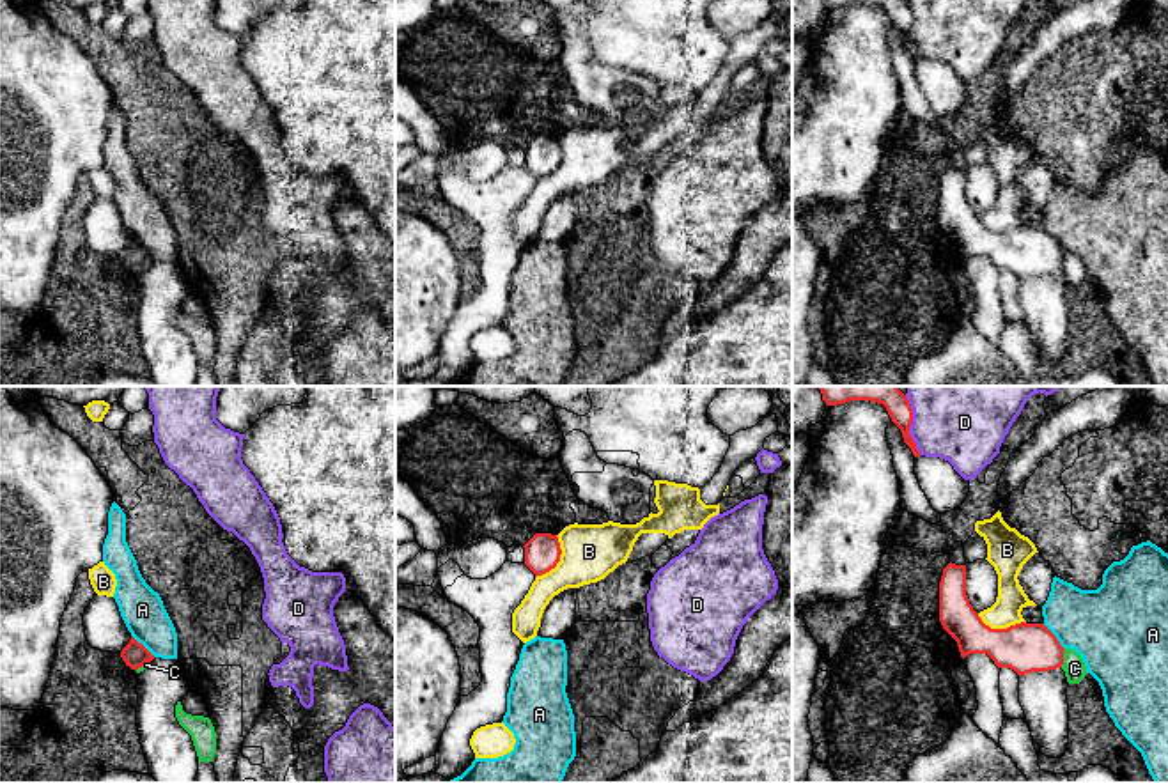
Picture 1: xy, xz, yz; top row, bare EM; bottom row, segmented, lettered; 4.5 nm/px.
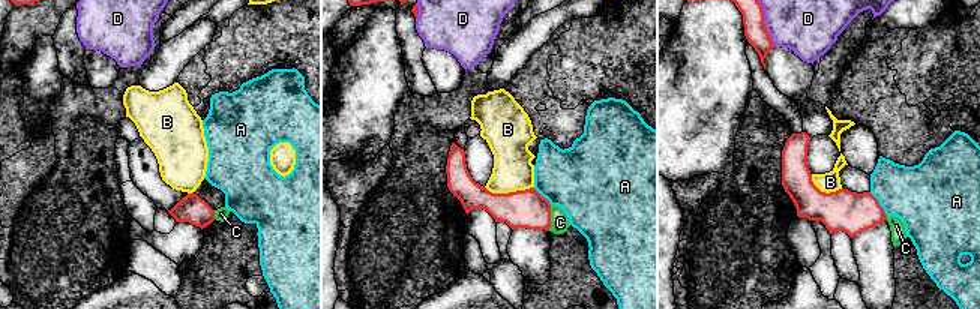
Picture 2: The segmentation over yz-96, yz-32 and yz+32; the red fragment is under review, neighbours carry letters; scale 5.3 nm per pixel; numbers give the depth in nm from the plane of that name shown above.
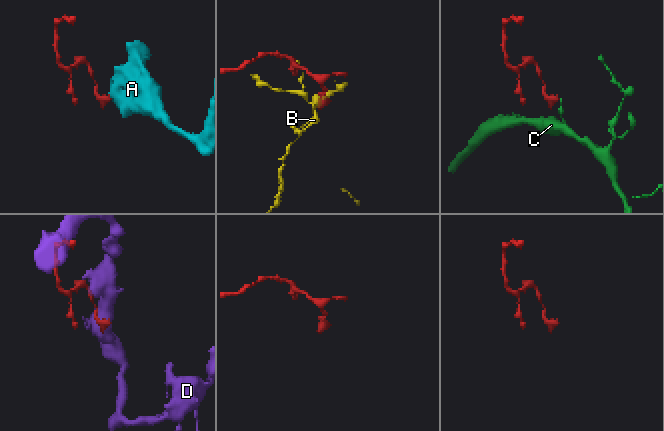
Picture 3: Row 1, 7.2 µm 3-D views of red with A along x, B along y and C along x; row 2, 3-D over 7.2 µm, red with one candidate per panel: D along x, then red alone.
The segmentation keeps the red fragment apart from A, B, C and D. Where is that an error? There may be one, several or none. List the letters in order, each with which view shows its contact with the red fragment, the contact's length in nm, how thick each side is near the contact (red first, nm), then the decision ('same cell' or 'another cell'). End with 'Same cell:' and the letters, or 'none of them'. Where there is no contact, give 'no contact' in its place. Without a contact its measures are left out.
A: yz | 160 nm | 220/360 nm | another cell
B: xz | 220 nm | 160/260 nm | another cell
C: yz | 90 nm | 220/100 nm | another cell
D: yz | 280 nm | 110/320 nm | another cell
Same cell: none of them

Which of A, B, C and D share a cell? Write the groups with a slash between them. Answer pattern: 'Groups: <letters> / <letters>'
Groups: A / B / C / D

